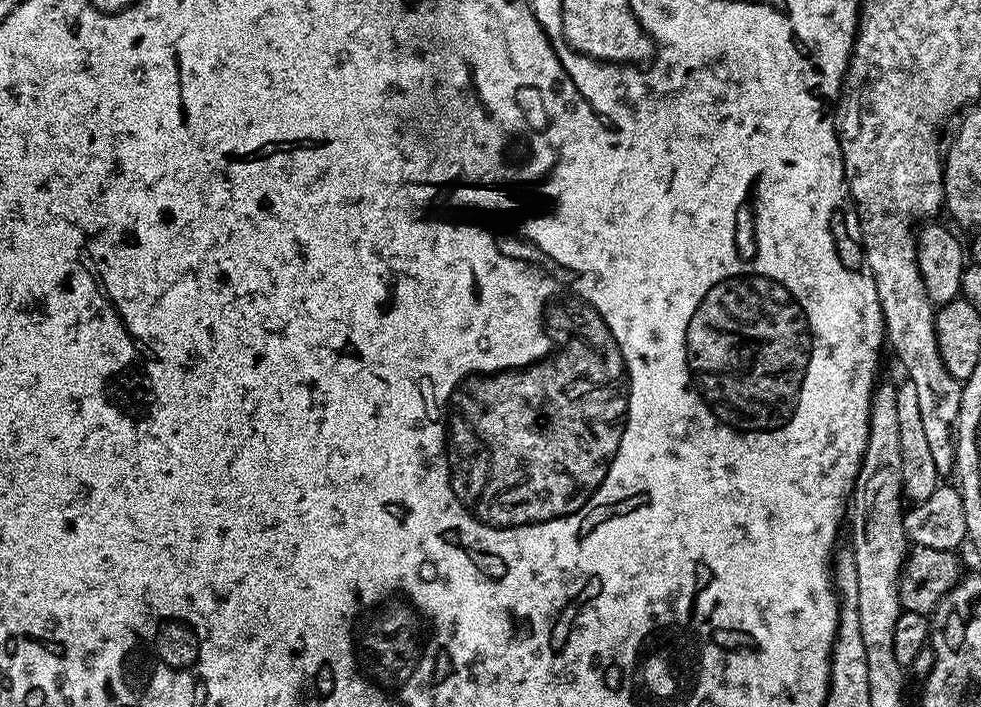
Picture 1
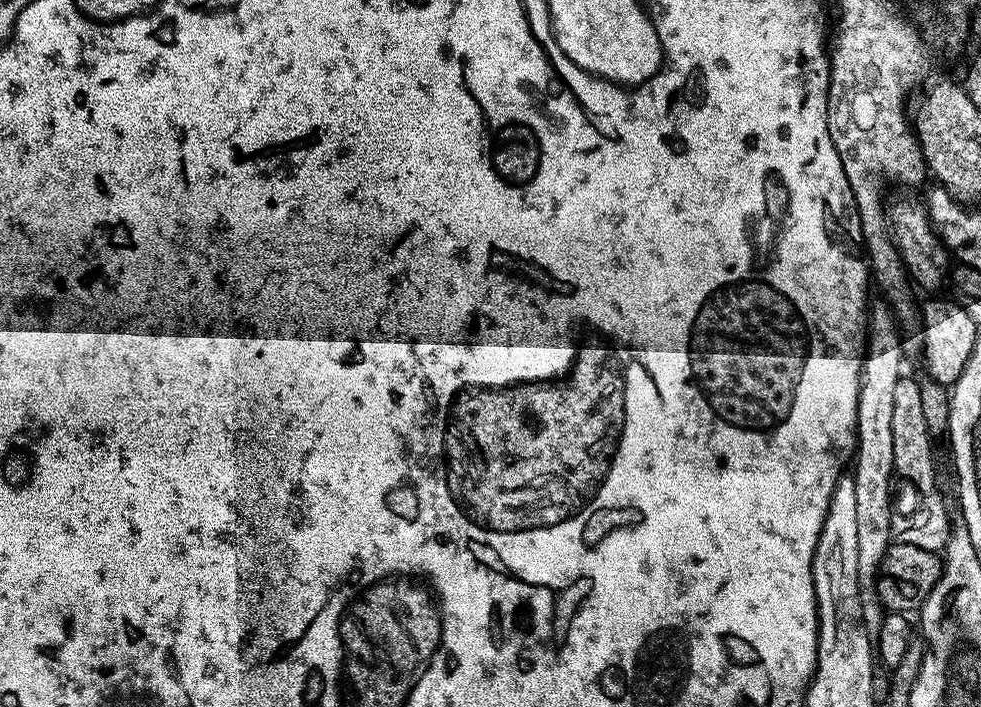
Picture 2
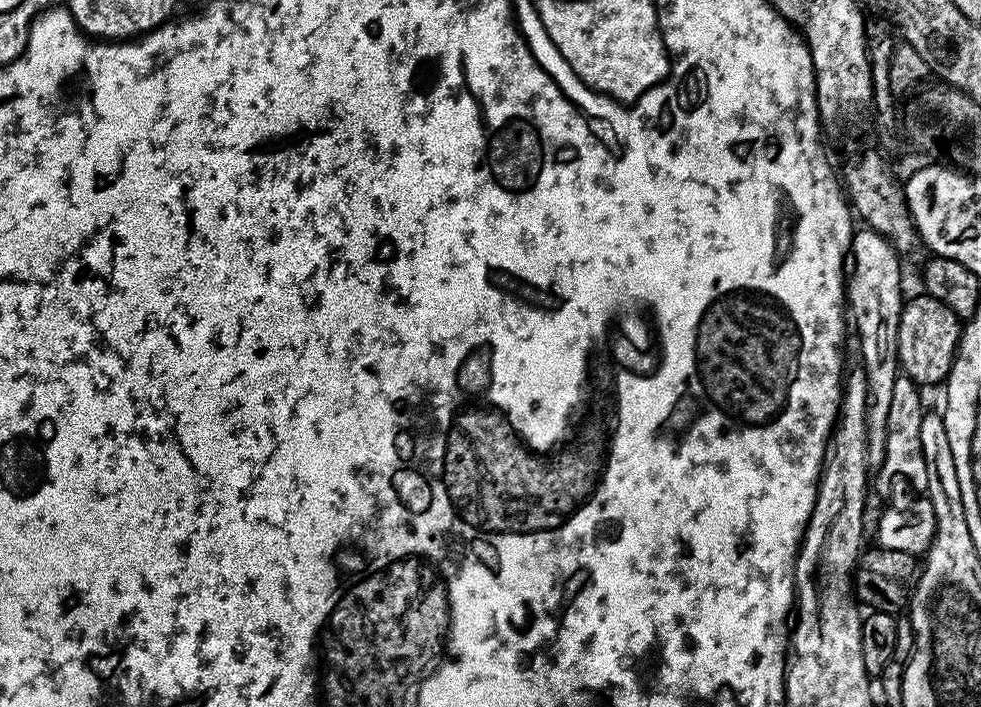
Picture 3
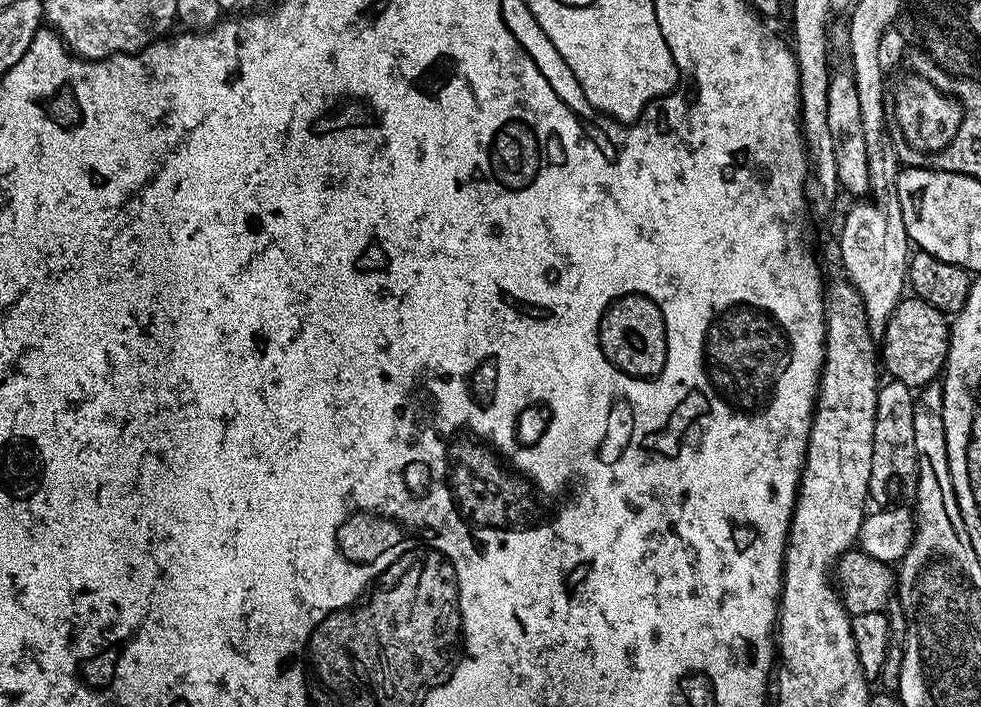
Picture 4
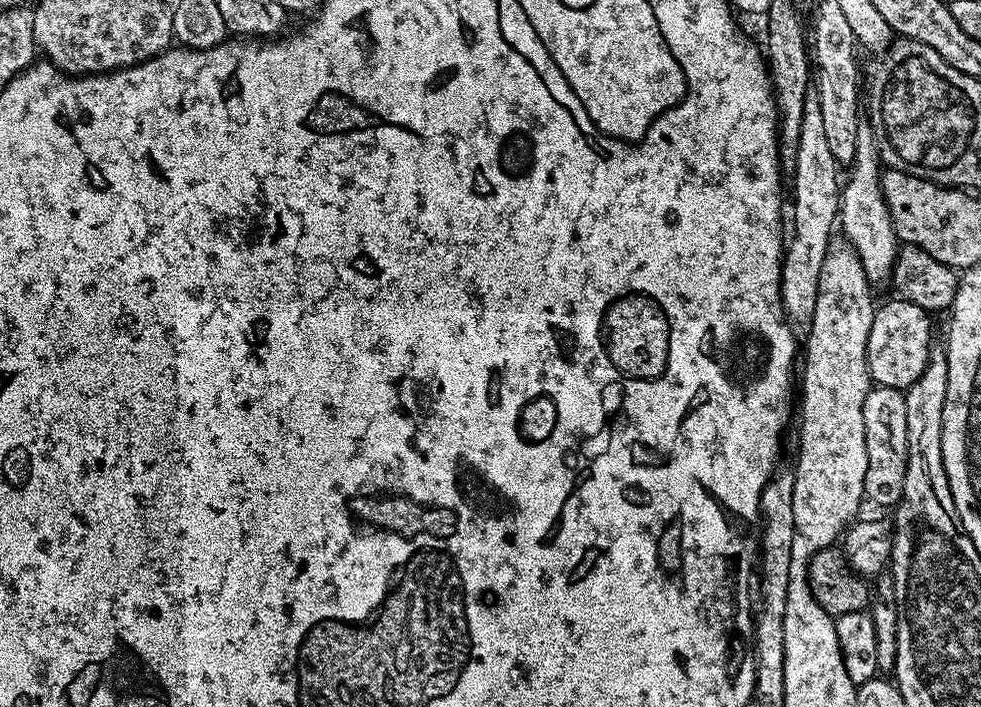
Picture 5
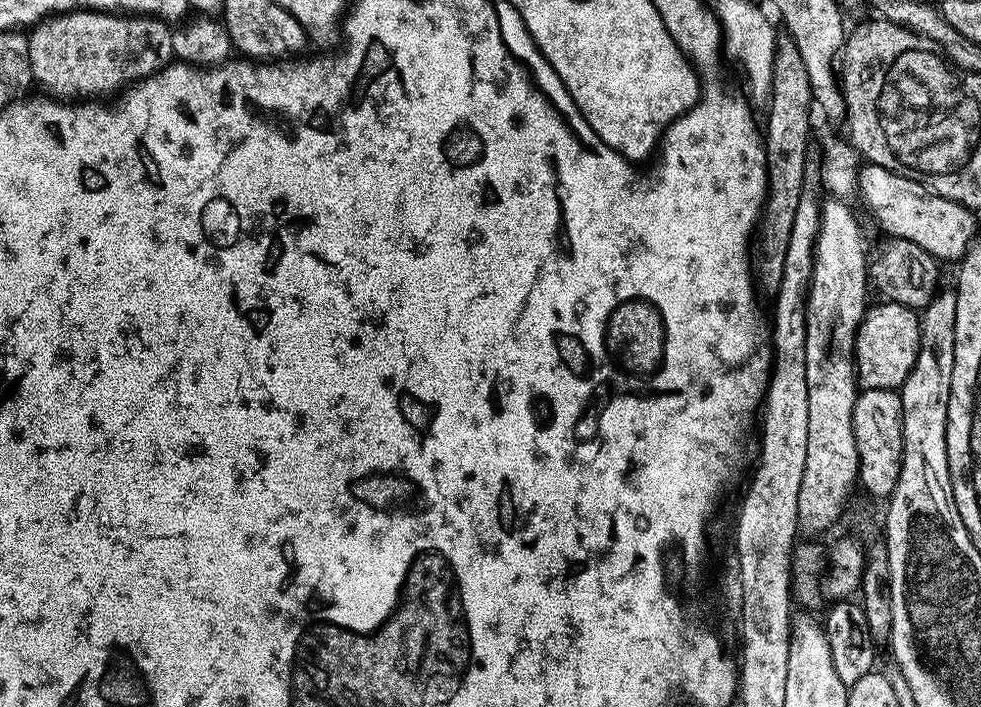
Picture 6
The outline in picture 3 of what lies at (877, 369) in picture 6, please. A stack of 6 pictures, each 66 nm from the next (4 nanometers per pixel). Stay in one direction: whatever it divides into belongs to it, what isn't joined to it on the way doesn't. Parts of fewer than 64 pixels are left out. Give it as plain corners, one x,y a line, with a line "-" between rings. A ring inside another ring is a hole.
919,294
907,301
902,310
898,330
898,364
903,375
910,377
916,385
943,385
947,381
952,363
956,361
956,350
960,347
962,331
961,317
933,296

